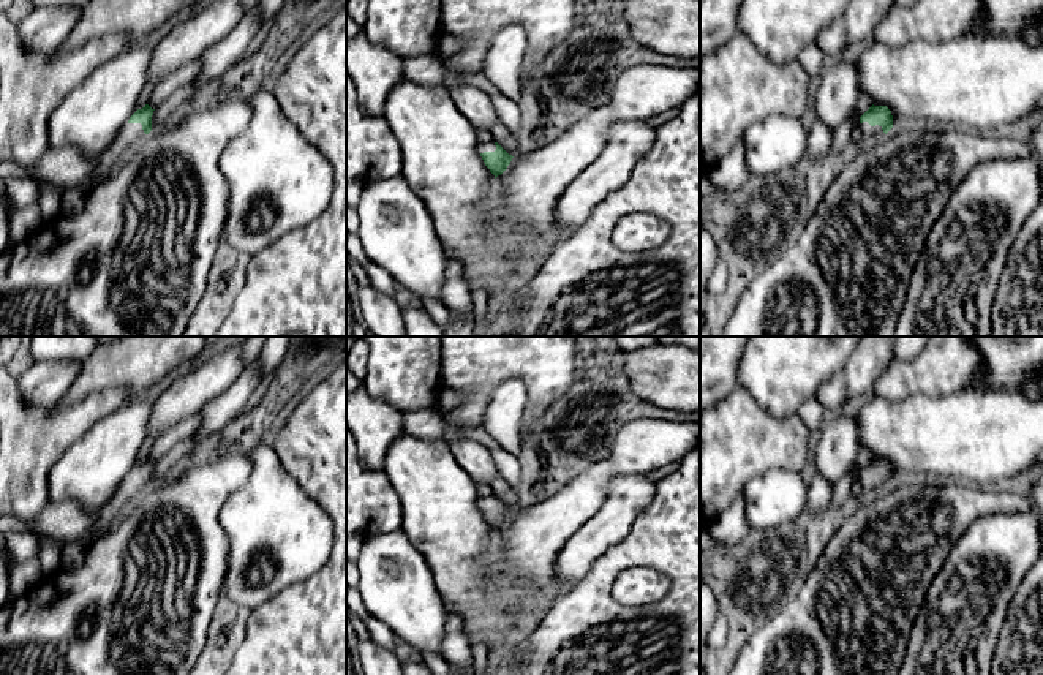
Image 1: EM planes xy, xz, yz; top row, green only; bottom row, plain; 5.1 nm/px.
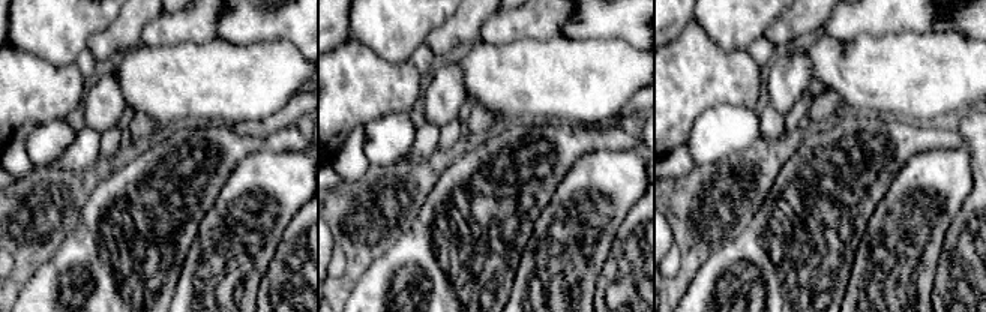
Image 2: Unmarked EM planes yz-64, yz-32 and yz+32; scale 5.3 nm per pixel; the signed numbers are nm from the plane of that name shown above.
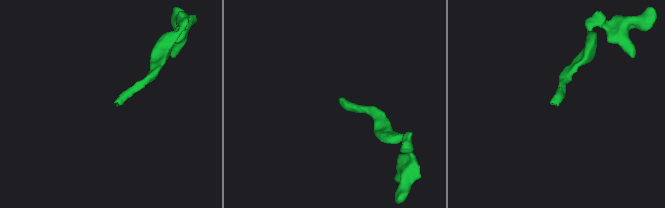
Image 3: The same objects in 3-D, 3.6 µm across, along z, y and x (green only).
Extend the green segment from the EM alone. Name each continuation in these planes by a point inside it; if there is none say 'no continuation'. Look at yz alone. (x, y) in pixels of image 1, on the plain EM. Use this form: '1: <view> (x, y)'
1: yz (865, 487)

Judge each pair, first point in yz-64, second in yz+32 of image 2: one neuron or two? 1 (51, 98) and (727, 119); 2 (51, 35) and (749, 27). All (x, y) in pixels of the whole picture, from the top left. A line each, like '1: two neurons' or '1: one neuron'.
1: two neurons
2: one neuron

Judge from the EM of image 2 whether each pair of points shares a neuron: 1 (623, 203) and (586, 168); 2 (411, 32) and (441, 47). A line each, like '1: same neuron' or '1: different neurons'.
1: same neuron
2: different neurons

